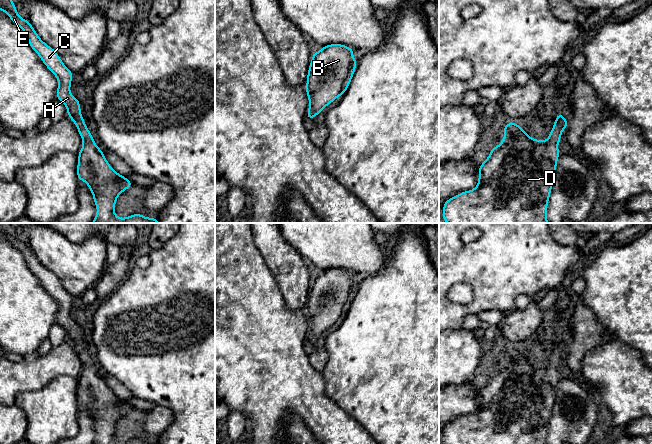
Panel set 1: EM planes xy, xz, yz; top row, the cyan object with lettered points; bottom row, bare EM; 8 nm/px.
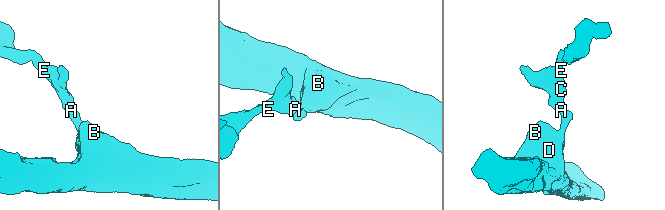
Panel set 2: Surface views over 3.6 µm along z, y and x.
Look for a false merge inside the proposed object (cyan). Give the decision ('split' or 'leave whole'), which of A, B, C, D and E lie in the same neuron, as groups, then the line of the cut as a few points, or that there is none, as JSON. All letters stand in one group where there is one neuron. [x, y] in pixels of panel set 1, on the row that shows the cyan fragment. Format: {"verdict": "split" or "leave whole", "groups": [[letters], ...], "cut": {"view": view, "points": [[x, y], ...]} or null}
{"verdict": "leave whole", "groups": [["A", "B", "C", "D", "E"]], "cut": null}

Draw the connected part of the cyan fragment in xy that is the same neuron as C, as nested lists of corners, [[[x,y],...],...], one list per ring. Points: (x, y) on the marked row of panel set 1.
[[[0,0],[0,10],[6,12],[11,21],[21,27],[30,47],[38,54],[45,66],[56,76],[58,80],[56,99],[60,100],[66,106],[67,116],[75,123],[84,143],[80,152],[78,153],[77,178],[79,181],[86,182],[93,195],[93,200],[97,208],[97,214],[91,223],[160,223],[157,218],[145,217],[139,213],[129,215],[126,218],[119,218],[115,214],[114,208],[116,206],[118,196],[126,189],[132,187],[134,184],[126,177],[117,173],[111,167],[103,154],[103,150],[99,149],[93,140],[92,134],[87,128],[82,117],[80,101],[70,92],[73,72],[64,65],[58,53],[41,40],[30,21],[19,16],[16,6],[12,0]]]

